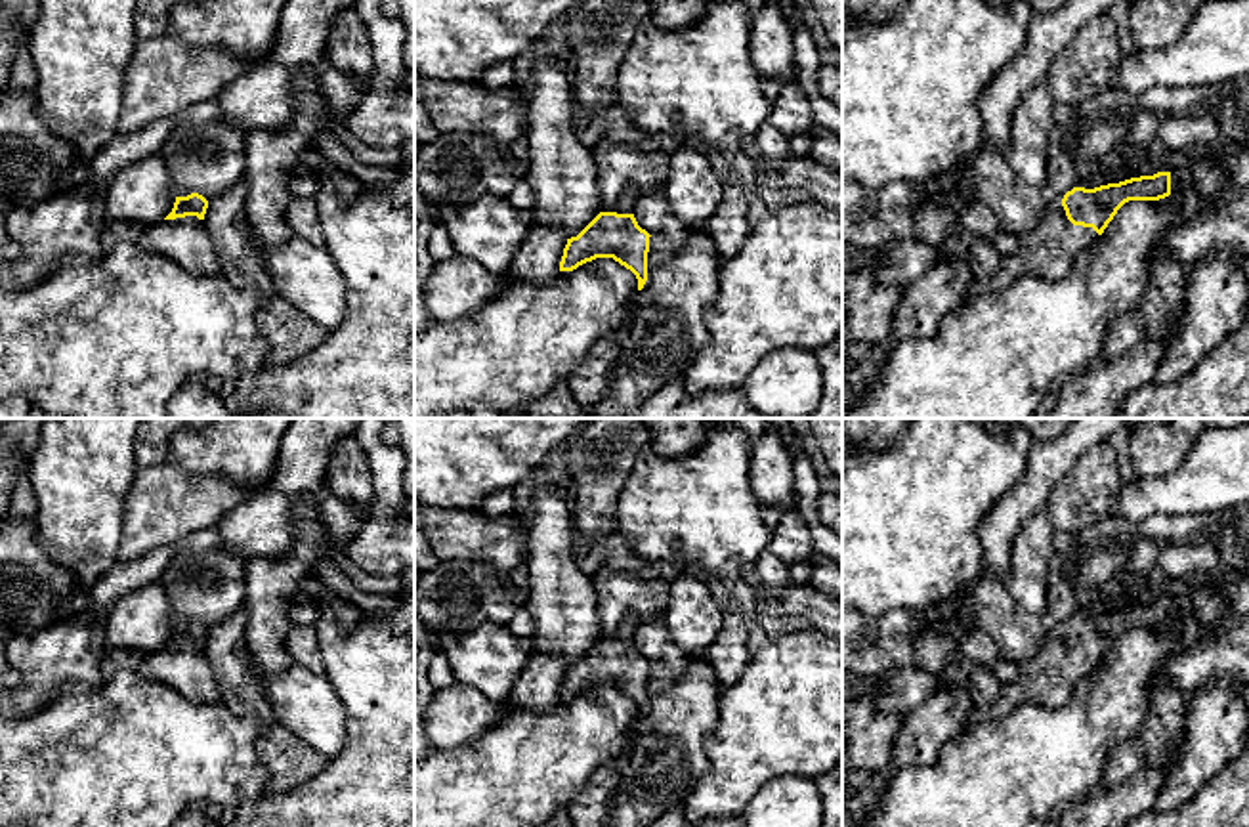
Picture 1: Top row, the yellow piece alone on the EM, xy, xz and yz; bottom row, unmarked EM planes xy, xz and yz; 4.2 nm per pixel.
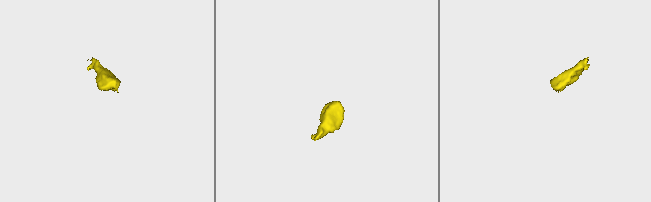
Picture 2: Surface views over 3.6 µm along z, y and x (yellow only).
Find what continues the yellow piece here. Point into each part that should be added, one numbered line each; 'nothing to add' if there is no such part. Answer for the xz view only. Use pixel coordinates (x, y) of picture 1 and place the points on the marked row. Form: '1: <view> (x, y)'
1: xz (627, 201)

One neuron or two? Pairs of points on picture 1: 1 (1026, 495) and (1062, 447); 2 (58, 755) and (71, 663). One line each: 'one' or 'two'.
1: one
2: two

